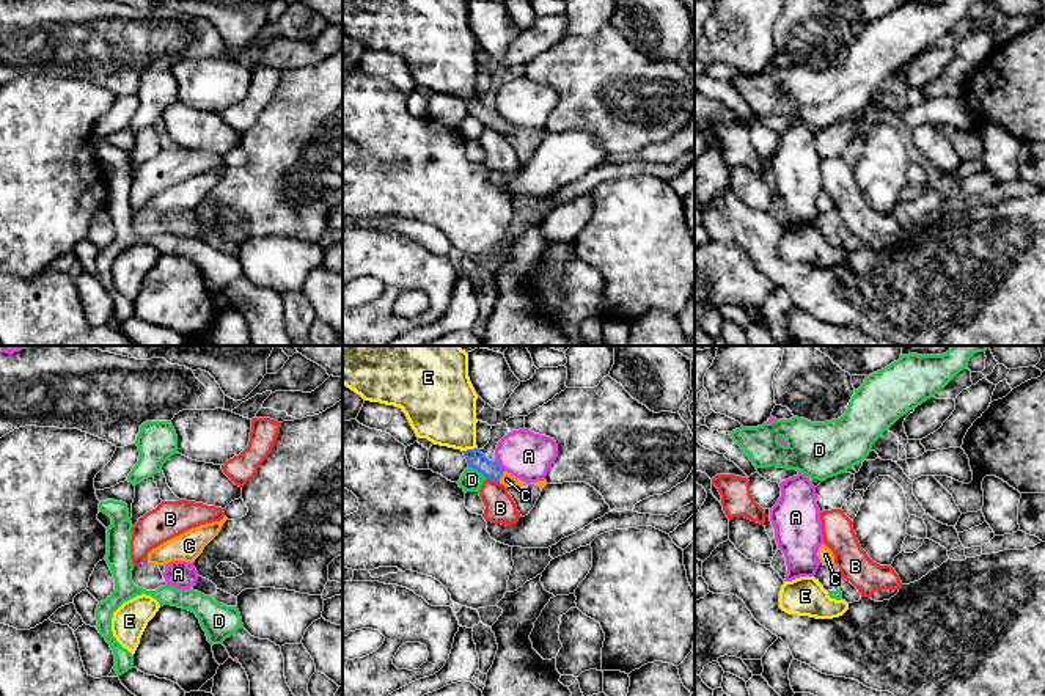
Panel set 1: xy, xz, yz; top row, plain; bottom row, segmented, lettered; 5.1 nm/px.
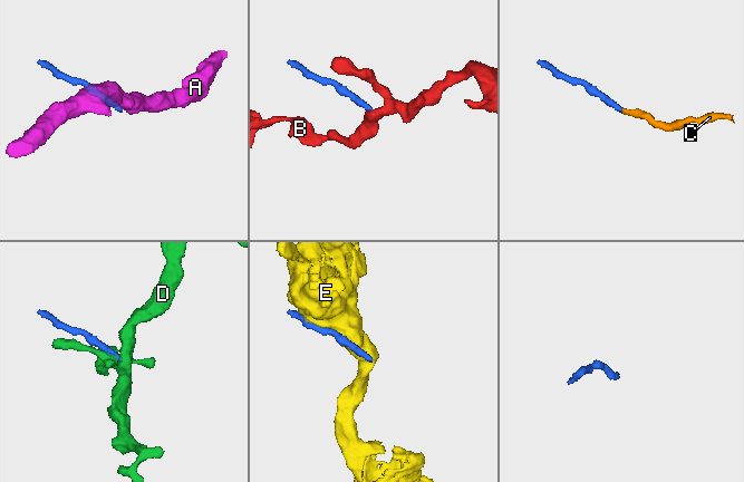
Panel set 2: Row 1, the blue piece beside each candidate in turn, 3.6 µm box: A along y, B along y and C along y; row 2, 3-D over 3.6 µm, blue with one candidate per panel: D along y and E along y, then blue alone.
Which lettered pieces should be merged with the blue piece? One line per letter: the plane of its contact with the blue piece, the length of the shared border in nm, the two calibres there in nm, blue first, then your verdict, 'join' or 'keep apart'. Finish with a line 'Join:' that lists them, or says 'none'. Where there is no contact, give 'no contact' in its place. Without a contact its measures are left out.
A: contact in xz; length 80 nm; calibres 100 and 240 nm; keep apart
B: contact in xz; length 80 nm; calibres 100 and 160 nm; keep apart
C: contact in xz; length 70 nm; calibres 100 and 70 nm; join
D: contact in xz; length 120 nm; calibres 100 and 110 nm; keep apart
E: contact in xz; length 80 nm; calibres 100 and 340 nm; keep apart
Join: C

